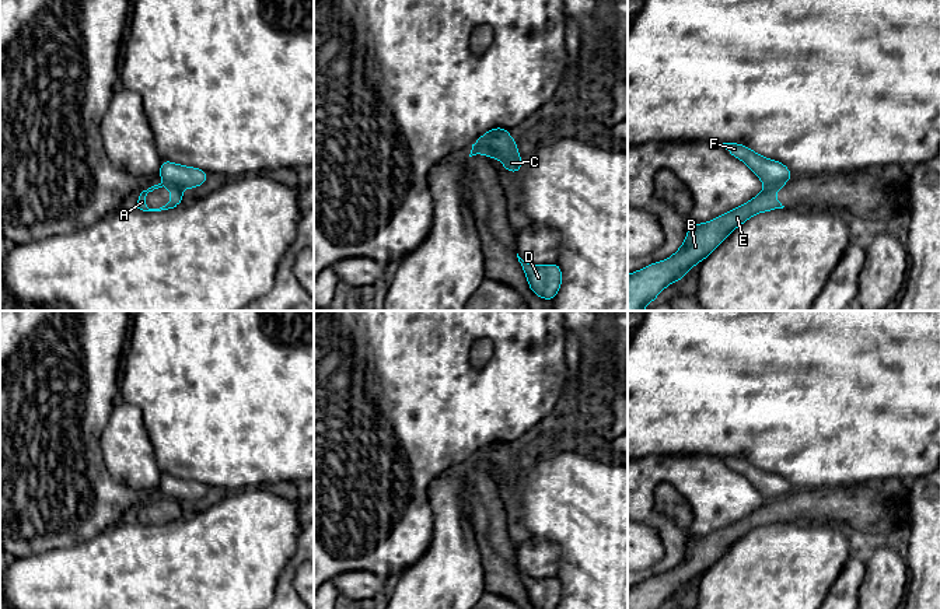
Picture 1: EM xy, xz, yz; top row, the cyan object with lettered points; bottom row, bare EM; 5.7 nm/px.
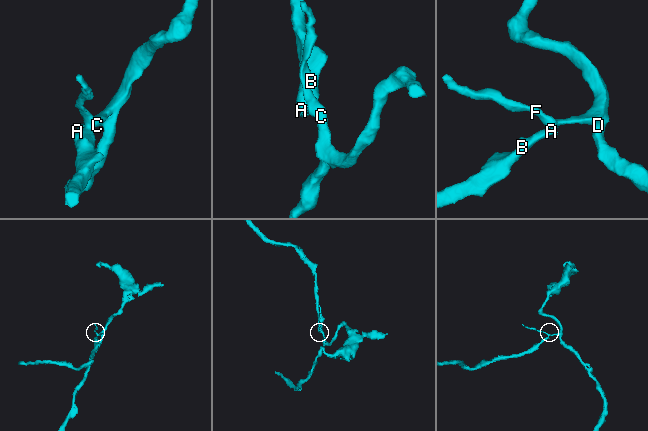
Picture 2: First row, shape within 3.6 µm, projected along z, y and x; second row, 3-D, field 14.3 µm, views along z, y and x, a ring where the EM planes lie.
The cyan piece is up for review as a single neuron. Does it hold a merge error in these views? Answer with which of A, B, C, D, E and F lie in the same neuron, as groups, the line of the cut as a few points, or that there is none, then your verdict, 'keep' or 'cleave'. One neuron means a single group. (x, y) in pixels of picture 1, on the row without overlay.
A B E / C D F | yz (786, 493), (765, 500) | cleave

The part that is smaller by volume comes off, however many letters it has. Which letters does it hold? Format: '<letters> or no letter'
A, B, E

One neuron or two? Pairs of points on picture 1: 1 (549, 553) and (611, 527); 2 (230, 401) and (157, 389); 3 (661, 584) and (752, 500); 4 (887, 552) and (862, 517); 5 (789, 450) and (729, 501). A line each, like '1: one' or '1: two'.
1: two
2: one
3: two
4: two
5: two

